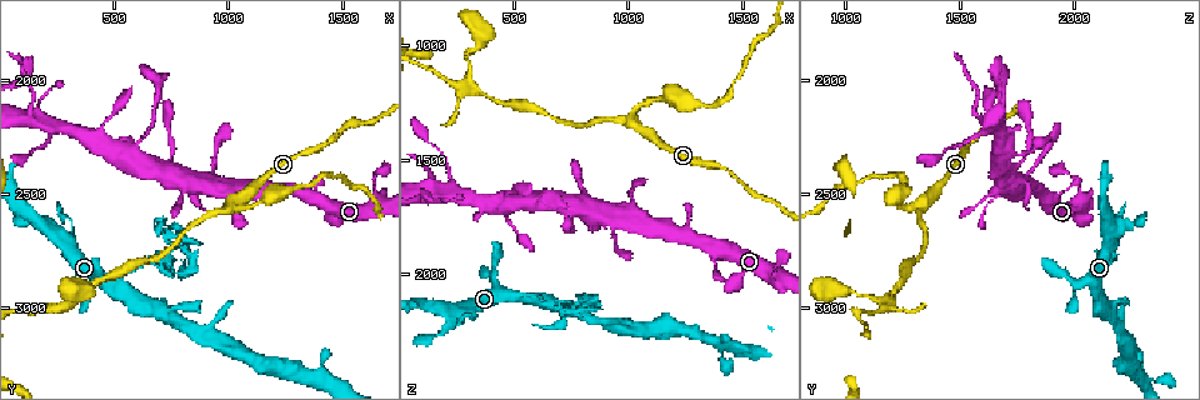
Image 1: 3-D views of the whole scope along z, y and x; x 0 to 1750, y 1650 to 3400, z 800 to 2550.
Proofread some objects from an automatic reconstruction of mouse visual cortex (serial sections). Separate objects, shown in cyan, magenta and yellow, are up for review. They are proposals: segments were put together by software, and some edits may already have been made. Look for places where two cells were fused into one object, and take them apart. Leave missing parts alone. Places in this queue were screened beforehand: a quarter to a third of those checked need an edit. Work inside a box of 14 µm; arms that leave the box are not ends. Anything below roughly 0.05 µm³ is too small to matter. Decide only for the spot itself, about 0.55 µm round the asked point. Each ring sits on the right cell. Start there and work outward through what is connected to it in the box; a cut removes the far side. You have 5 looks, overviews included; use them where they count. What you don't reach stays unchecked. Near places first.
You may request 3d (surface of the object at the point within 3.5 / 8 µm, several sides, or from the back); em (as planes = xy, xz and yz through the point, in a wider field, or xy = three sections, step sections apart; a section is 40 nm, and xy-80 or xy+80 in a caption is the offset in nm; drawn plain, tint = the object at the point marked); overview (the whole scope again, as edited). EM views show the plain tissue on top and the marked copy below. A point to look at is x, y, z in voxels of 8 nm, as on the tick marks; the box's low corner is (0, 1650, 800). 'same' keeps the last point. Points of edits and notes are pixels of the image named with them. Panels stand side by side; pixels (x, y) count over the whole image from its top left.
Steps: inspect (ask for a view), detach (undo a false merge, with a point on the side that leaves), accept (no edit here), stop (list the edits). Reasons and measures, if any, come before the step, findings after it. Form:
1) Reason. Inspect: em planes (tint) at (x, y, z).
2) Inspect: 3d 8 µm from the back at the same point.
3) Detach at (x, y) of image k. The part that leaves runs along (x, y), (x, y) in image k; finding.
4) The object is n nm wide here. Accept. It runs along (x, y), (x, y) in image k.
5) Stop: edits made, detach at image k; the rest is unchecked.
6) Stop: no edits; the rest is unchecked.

Sudden change in width. Inspect: 3d 8 µm at (410, 2940, 1990).

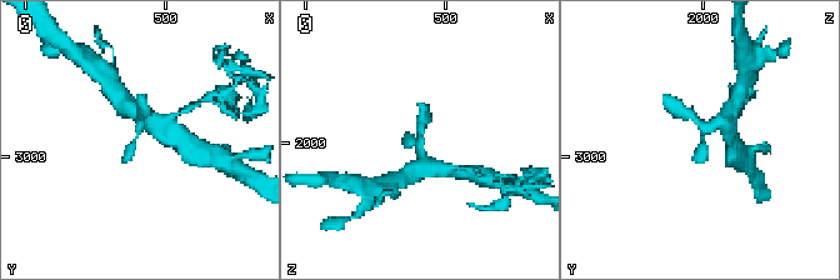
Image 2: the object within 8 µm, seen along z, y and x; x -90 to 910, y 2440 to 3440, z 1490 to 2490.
Inspect: em xy step 2 (tint) at (400, 2930, 1990).

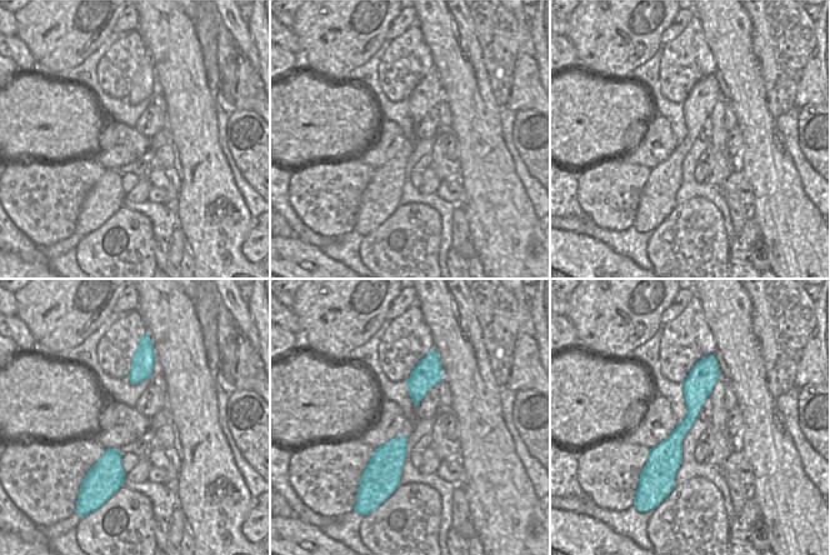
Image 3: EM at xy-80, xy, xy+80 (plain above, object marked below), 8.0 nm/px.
Accept. It runs along (726, 116), (708, 126), (691, 160) in image 2; one cell here.

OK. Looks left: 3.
Calibre changes. Inspect: 3d 3.5 µm at (760, 2730, 2140).

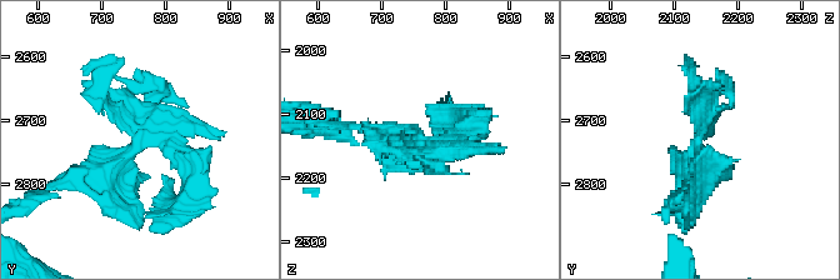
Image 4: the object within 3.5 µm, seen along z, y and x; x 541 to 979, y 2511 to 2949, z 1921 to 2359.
Inspect: em xy step 5 (tint) at (755, 2725, 2135).

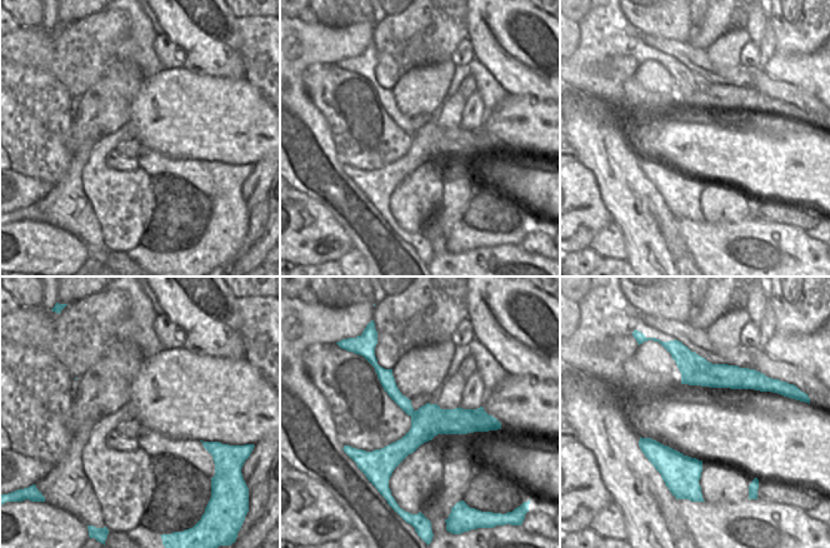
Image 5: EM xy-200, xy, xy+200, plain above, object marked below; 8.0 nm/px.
The object is 260 nm wide here. Accept. It runs along (485, 427), (430, 422), (368, 456) in image 5; one cell here.

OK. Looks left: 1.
Stop: no edits; the rest is unchecked.

